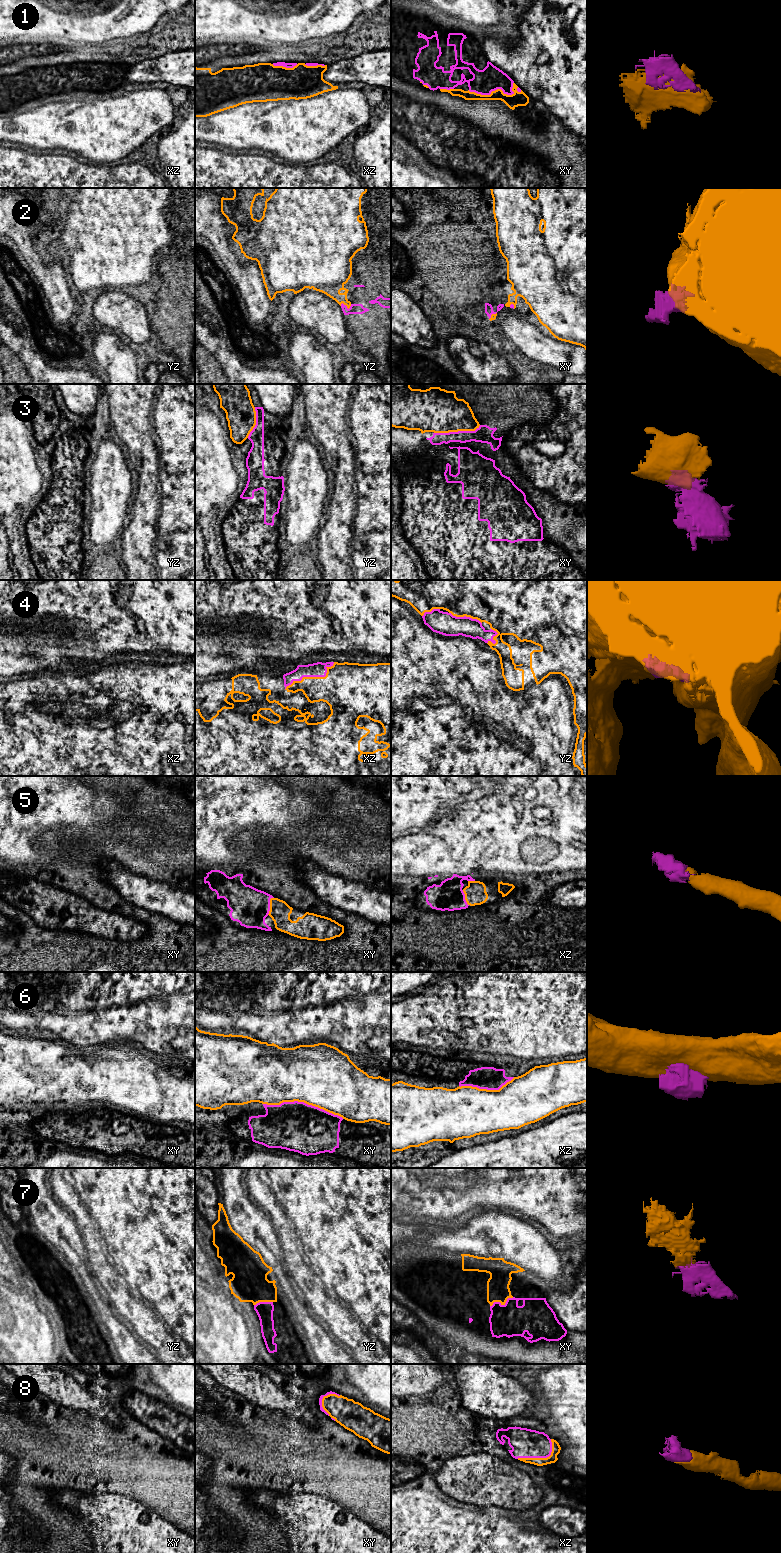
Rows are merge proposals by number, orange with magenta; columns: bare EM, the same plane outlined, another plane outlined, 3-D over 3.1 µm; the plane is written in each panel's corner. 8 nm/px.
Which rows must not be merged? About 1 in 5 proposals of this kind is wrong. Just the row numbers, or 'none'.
2, 3, 6

